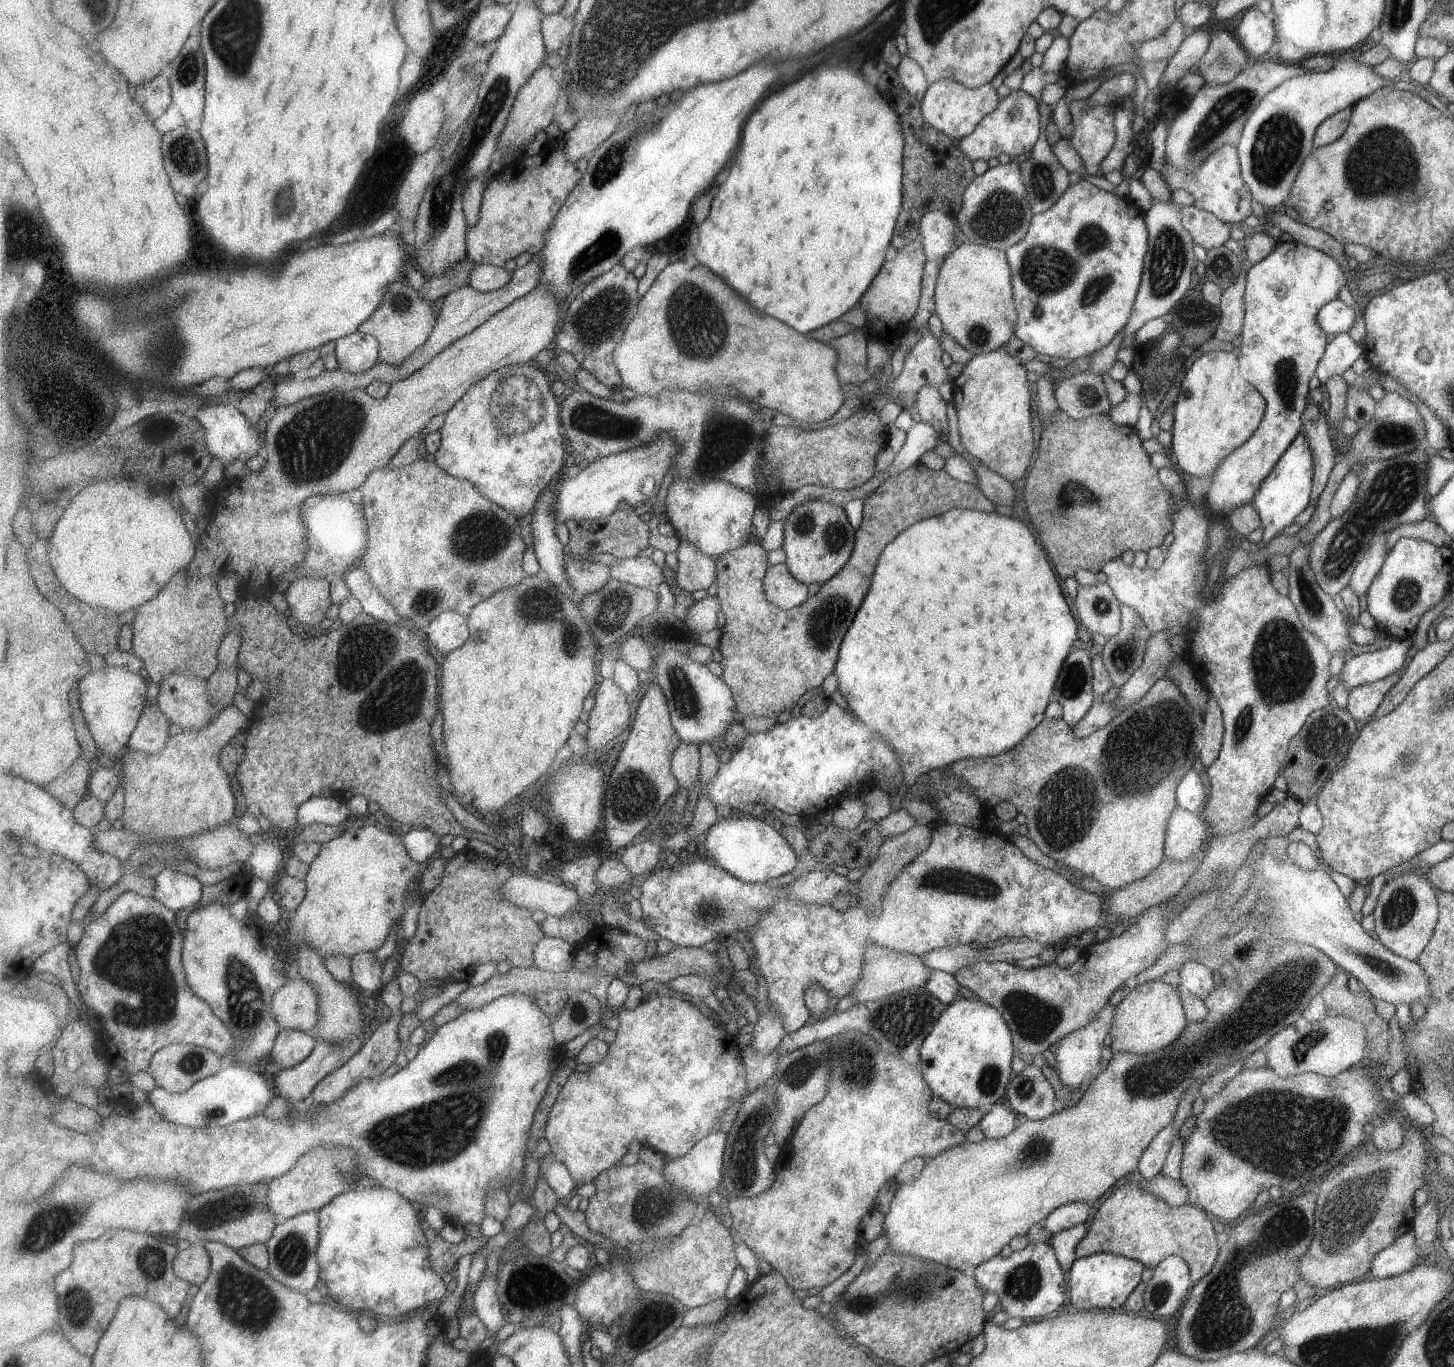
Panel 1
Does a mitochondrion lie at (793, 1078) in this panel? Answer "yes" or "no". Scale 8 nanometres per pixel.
yes

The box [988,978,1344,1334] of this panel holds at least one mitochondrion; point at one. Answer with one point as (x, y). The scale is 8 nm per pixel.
(1034, 1019)

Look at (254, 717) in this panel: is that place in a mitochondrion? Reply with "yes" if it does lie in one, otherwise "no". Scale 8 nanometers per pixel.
no

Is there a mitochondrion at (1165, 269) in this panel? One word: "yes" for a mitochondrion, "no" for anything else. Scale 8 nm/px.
yes

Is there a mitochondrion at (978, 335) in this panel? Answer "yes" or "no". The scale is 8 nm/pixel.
yes

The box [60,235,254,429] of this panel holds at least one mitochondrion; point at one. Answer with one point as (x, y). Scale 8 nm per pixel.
(121, 325)

